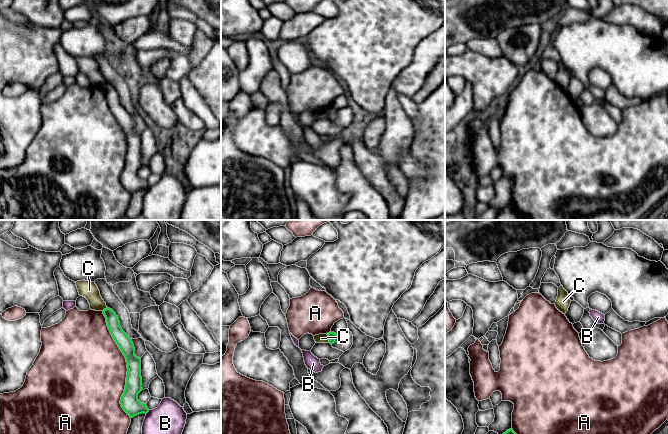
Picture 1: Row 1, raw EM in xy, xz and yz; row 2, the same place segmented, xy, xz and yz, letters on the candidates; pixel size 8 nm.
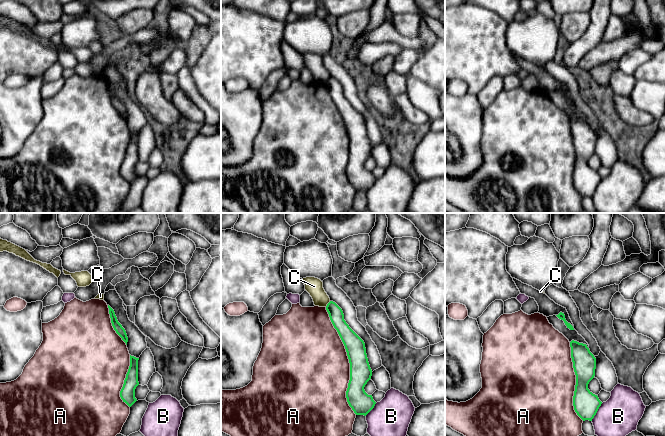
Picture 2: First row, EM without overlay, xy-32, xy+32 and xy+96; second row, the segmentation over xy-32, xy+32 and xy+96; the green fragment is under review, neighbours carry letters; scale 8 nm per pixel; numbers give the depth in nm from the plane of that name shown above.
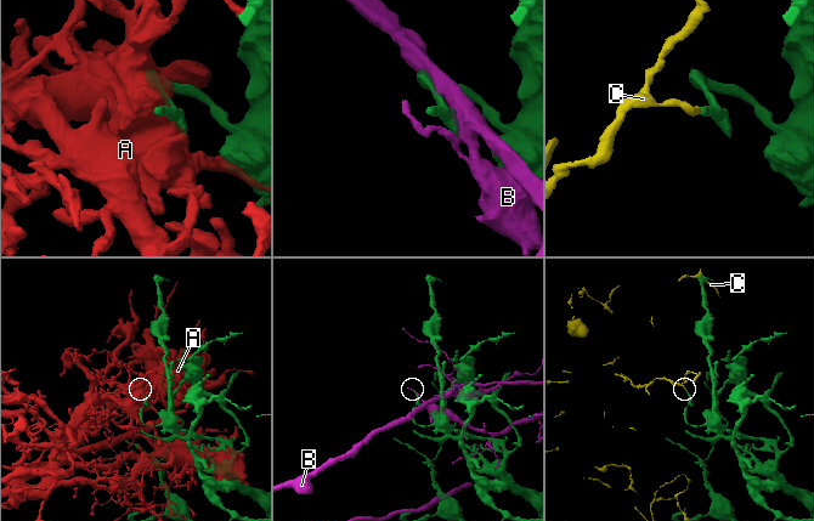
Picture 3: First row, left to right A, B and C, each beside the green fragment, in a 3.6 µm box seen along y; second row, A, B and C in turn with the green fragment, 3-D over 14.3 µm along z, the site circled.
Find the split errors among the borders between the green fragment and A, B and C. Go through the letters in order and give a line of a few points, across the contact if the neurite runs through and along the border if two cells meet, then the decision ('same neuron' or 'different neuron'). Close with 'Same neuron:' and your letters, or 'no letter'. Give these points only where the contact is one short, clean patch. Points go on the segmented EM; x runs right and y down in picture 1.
A: different neuron
B: different neuron
C: xz (326, 334), (329, 342) | different neuron
Same neuron: no letter

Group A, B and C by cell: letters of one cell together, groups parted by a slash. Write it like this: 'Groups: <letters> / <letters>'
Groups: A / B / C

